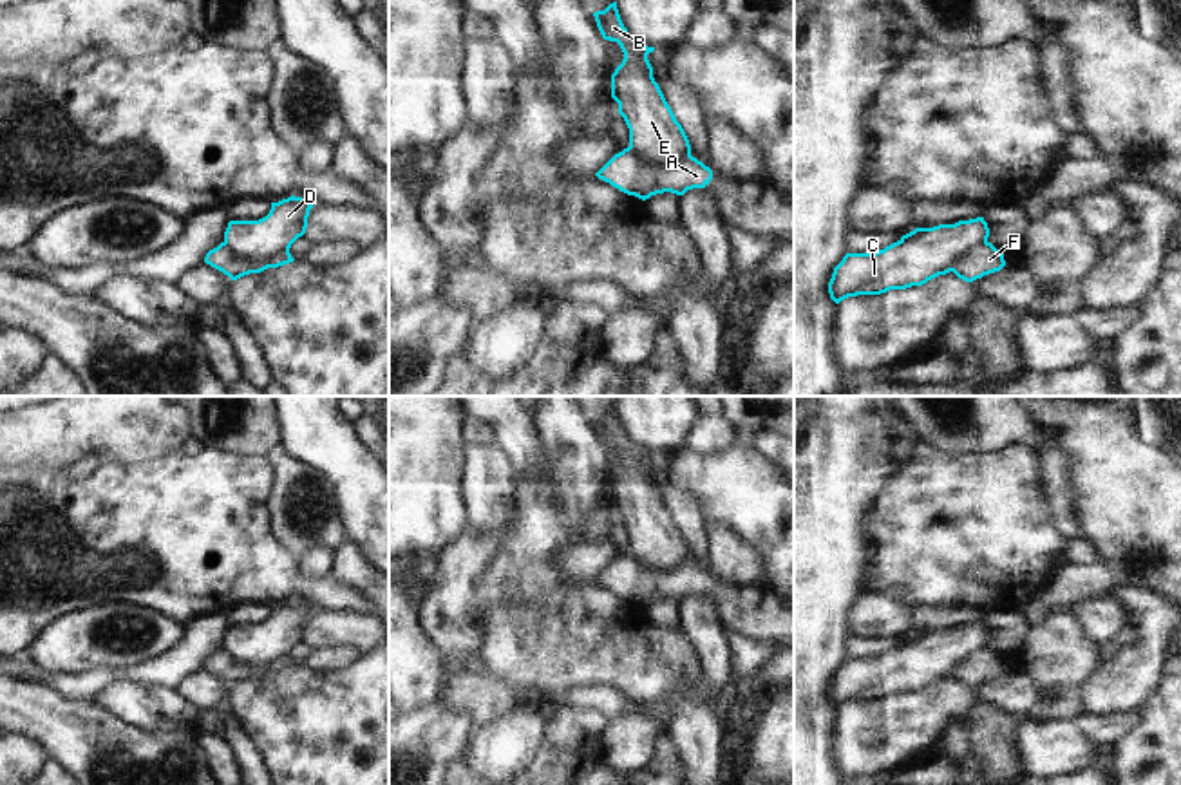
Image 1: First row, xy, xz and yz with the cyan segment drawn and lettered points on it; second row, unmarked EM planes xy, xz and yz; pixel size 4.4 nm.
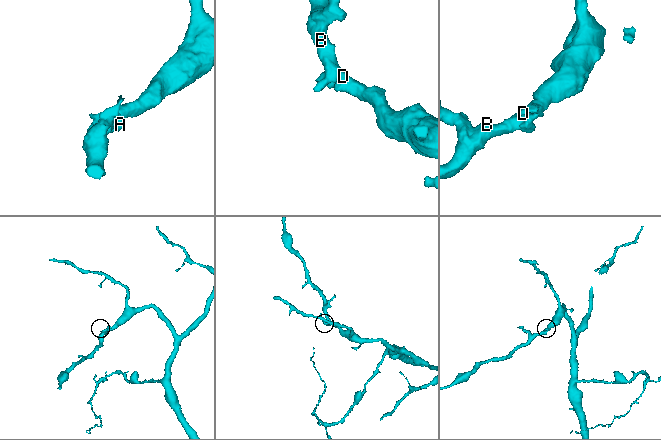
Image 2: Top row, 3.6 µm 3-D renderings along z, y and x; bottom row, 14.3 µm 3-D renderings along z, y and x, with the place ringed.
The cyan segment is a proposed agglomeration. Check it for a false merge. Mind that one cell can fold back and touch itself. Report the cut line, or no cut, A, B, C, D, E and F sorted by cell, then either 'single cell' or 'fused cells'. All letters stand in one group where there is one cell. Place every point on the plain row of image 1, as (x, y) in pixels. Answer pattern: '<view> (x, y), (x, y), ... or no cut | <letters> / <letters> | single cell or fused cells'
xy (225, 646), (241, 661), (259, 670), (268, 670), (288, 657) | A F / B C D E | fused cells

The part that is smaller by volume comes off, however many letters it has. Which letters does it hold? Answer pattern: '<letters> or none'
A, F

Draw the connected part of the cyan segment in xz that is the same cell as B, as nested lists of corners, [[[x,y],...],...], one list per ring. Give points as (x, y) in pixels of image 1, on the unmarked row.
[[[617,407],[593,421],[602,443],[617,447],[624,458],[622,468],[611,479],[611,503],[629,534],[629,553],[655,572],[676,572],[691,563],[691,550],[653,483],[647,459],[655,452],[628,438]]]

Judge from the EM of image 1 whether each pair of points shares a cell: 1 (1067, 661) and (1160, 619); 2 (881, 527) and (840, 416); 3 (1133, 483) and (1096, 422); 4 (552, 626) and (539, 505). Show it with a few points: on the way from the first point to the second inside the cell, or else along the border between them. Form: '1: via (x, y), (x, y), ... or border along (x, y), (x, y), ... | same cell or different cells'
1: border along (1102, 662), (1078, 697) | different cells
2: border along (897, 469), (865, 520), (865, 545) | different cells
3: via (1118, 469), (1109, 460), (1100, 436) | same cell
4: border along (585, 583), (550, 592), (534, 603), (507, 603) | different cells

